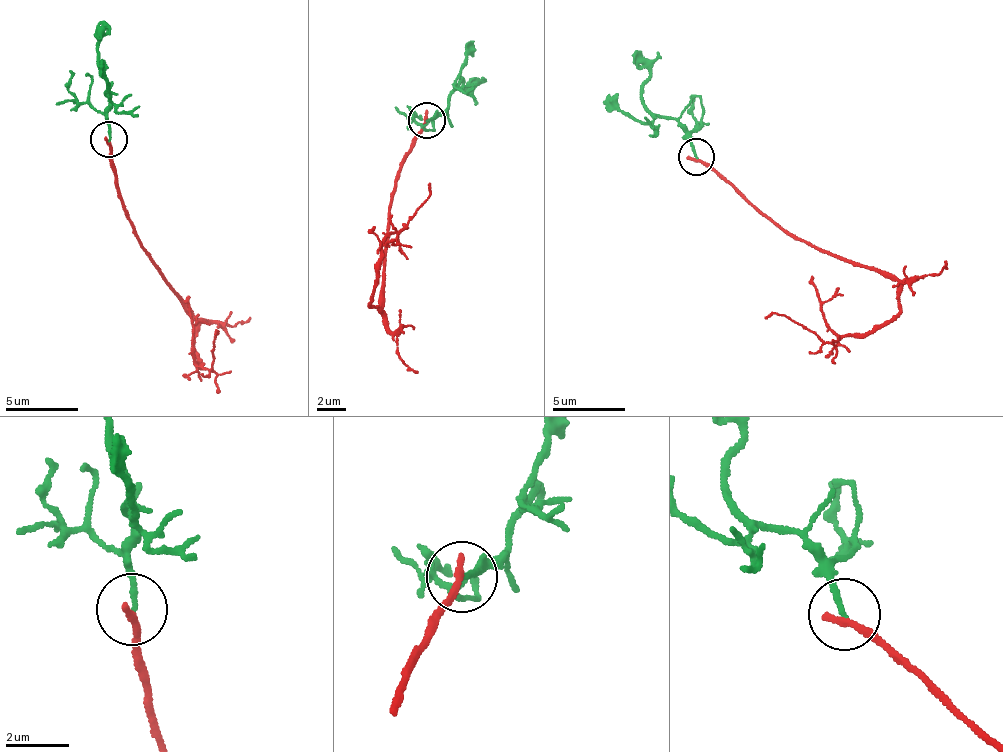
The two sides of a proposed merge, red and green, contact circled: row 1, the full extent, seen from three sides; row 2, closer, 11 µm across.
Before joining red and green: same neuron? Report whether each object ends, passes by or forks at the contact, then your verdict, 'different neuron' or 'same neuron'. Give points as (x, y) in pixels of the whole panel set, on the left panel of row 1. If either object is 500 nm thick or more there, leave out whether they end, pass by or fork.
red ends there; green ends there; different neuron

